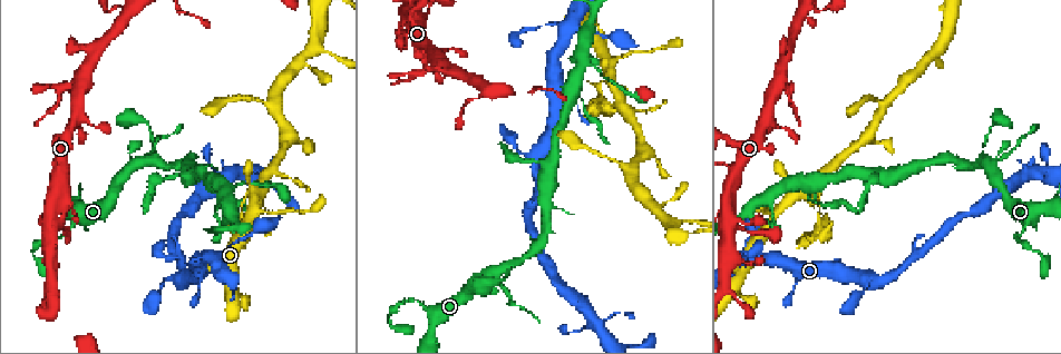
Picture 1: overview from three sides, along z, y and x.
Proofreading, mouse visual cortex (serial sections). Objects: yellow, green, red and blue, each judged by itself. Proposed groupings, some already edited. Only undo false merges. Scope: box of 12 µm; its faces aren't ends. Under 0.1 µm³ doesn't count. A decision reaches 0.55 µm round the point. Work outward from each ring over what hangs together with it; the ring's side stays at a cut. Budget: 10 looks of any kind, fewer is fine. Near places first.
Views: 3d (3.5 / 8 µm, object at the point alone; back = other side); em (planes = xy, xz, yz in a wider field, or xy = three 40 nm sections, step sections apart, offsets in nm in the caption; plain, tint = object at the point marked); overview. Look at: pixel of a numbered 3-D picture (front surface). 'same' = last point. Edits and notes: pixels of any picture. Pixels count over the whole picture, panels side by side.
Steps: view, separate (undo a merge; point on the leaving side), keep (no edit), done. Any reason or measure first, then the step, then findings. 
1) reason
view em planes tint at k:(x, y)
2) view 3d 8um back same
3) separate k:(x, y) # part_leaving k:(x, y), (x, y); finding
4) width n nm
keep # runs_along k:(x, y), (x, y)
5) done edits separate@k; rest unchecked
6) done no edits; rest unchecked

thin arm on a thick one
view 3d 3.5um at 1:(745, 252)

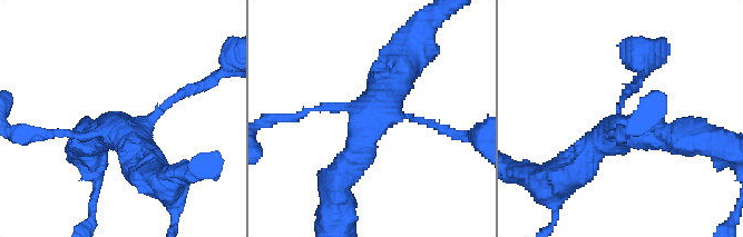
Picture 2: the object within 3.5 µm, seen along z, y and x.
shape alone is not enough
view em xy step 1 tint at 2:(128, 129)

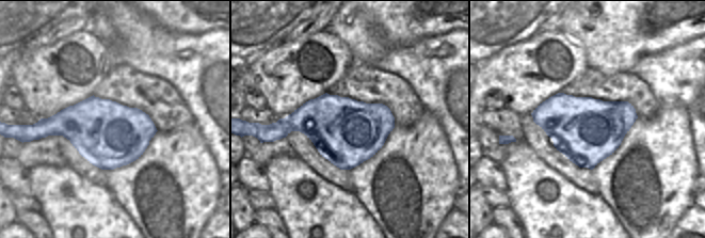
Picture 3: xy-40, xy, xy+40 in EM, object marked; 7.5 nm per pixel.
keep # runs_along 2:(341, 178), (402, 67); continuous, no second cell

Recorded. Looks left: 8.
thick turns thin
view 3d 3.5um at 1:(600, 105)

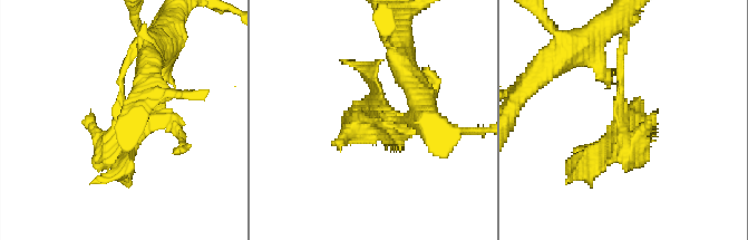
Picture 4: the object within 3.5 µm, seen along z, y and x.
keep # runs_along 4:(154, 32), (119, 80), (126, 162); all the same cell

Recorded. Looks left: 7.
view 3d 3.5um at 1:(230, 101)

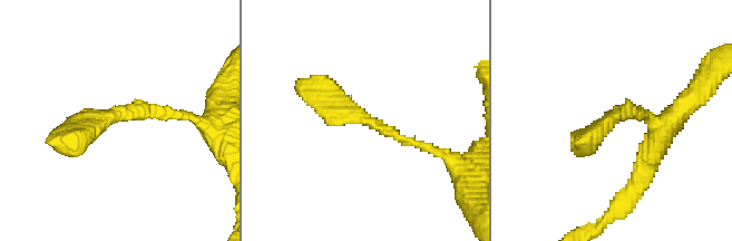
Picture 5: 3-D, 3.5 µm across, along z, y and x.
view em xy step 3 tint at 5:(363, 118)

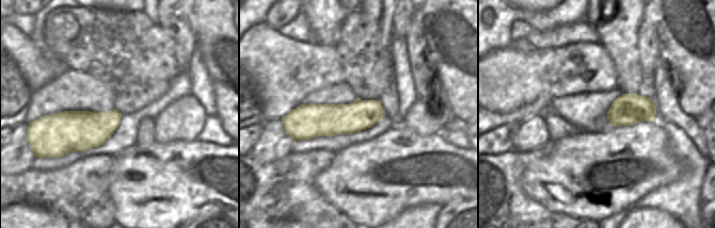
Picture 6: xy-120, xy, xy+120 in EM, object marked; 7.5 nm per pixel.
keep # runs_along 6:(381, 112), (288, 124); all the same cell

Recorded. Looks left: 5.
a narrow waist
view 3d 3.5um back at 1:(151, 160)

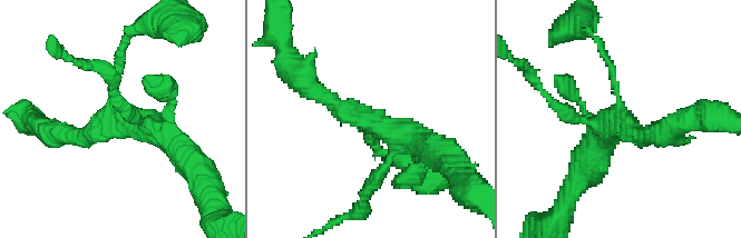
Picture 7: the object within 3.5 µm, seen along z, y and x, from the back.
need the tissue
view em planes tint at 7:(619, 120)

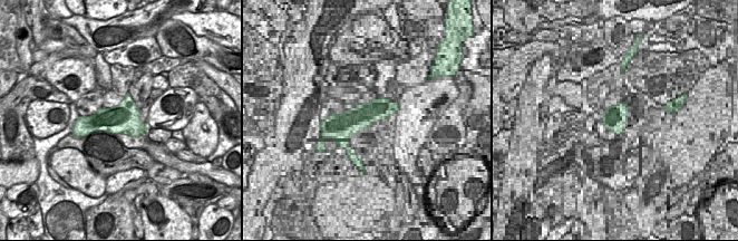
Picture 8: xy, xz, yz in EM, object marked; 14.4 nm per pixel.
view em xy step 1 tint same

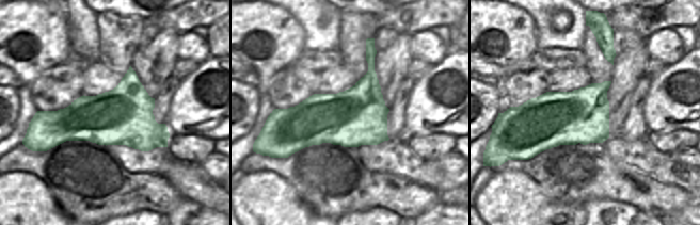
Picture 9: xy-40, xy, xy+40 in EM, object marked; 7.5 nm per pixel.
keep # runs_along 7:(430, 147), (348, 113), (310, 88); one cell here

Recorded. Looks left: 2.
done no edits; rest unchecked

